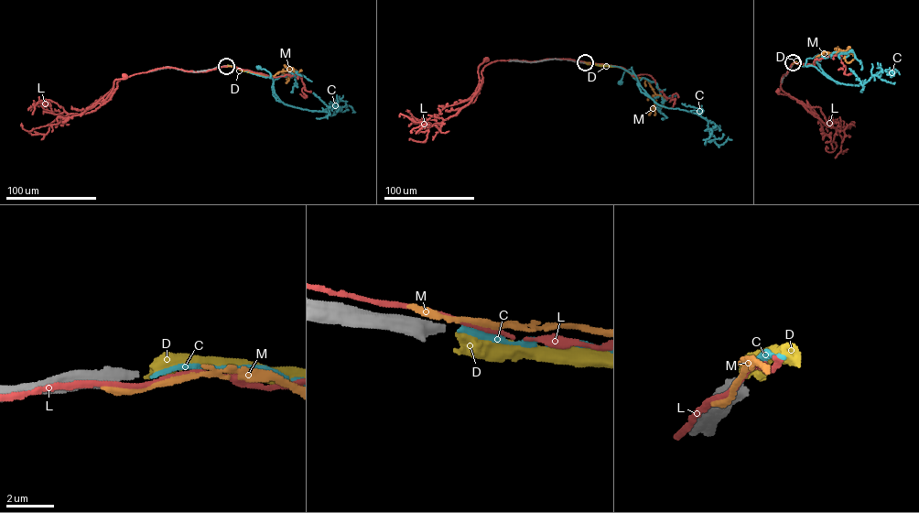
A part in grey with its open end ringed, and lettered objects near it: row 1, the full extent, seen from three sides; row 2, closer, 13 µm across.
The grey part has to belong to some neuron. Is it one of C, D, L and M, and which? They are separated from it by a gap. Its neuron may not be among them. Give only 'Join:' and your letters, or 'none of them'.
Join: D

